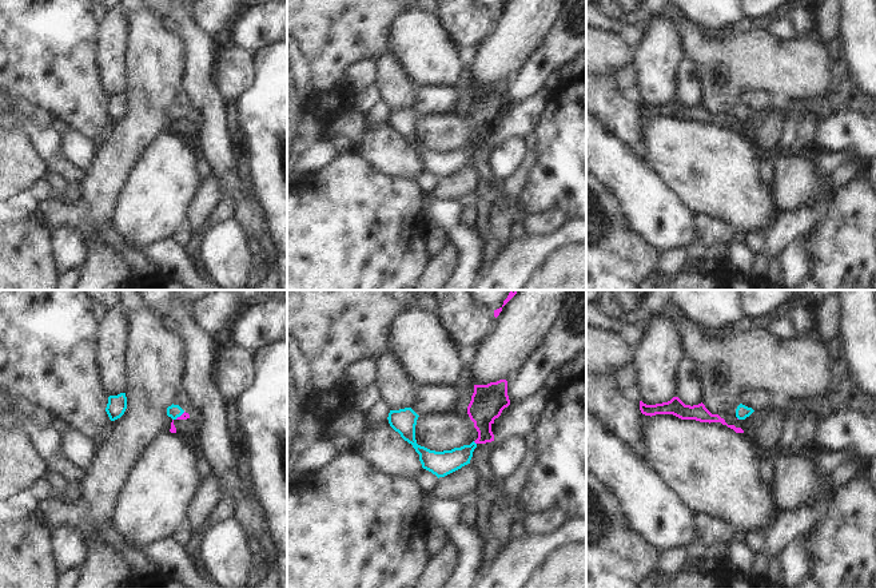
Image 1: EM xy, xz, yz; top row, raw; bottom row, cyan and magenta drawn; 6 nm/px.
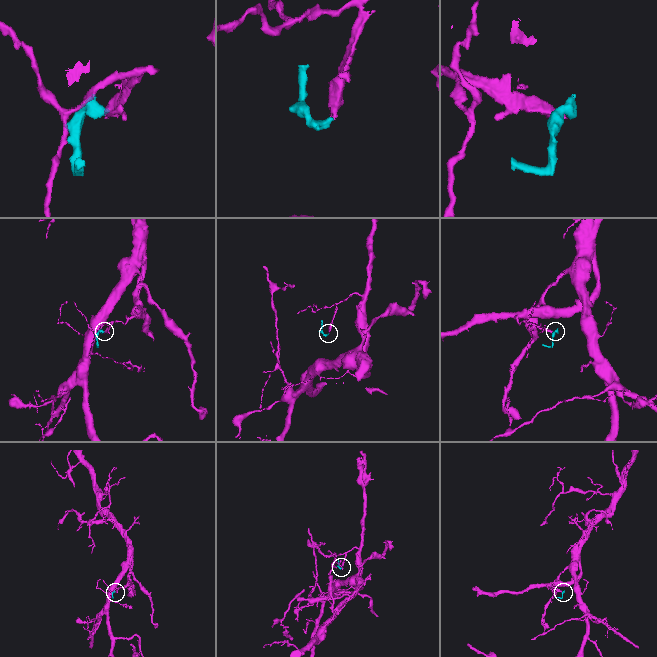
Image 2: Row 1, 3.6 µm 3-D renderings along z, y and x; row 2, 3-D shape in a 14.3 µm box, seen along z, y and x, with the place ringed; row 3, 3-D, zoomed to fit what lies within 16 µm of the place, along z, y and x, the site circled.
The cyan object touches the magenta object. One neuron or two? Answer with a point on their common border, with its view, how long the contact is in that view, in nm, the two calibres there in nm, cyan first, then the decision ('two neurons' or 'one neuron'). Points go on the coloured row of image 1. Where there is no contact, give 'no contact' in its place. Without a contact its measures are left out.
xz (474, 443) | 30 nm | 150/200 nm | two neurons

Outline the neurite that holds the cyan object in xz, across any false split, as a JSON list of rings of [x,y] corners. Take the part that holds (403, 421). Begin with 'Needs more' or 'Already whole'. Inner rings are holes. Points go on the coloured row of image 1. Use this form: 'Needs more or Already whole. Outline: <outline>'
Already whole. Outline: [[[411,408],[399,410],[390,410],[389,424],[401,434],[401,437],[413,445],[419,454],[422,468],[435,474],[438,478],[445,477],[462,466],[470,464],[473,452],[477,444],[473,441],[470,445],[454,448],[451,450],[435,452],[417,444],[415,425],[418,414]]]

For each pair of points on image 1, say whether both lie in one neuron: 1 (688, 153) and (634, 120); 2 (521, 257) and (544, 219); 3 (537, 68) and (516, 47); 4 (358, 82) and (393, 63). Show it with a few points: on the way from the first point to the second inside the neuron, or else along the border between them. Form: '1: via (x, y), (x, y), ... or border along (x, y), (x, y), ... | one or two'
1: border along (650, 118), (642, 130), (644, 157) | two
2: border along (564, 222), (549, 233), (526, 235) | two
3: border along (545, 31), (545, 36), (538, 47), (508, 82) | two
4: border along (375, 60), (375, 80), (373, 83) | two

